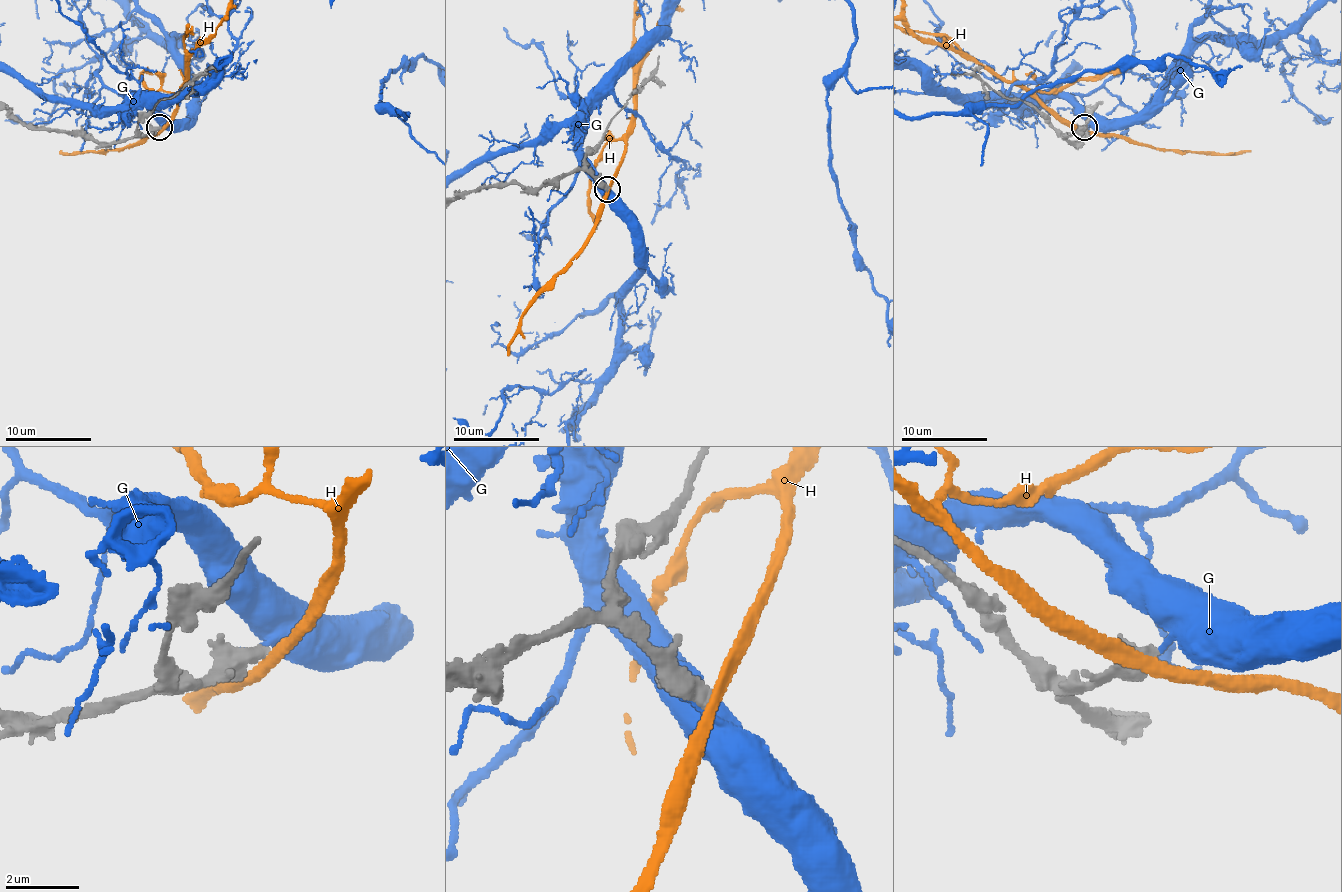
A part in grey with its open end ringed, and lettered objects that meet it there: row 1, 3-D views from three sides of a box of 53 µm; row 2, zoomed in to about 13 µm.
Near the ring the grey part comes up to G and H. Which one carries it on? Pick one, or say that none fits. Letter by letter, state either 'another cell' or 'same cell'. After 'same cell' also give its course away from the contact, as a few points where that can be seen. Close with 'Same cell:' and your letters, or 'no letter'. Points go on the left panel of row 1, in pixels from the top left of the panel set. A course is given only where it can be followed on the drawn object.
G: another cell
H: another cell
Same cell: no letter

